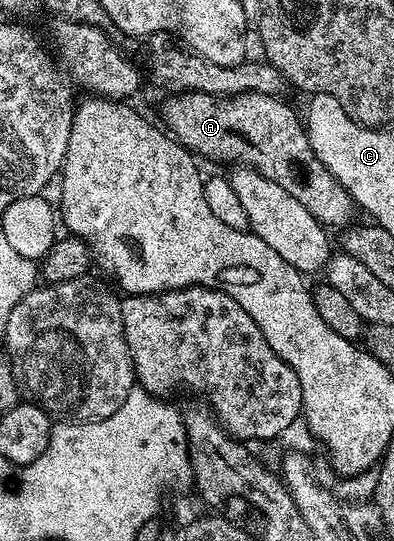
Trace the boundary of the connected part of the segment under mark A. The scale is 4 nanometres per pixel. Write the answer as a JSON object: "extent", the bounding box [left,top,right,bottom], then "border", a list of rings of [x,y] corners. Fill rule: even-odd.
{"extent":[160,91,354,229],"border":[[[185,91],[169,94],[165,99],[168,100],[160,107],[160,115],[165,123],[163,126],[177,143],[189,151],[197,156],[205,155],[208,159],[225,159],[228,165],[252,167],[262,173],[262,177],[274,181],[274,185],[282,185],[282,189],[286,189],[286,193],[290,193],[290,197],[294,197],[298,205],[302,205],[306,213],[310,213],[310,217],[318,220],[325,229],[343,229],[353,222],[354,204],[351,197],[344,186],[324,168],[322,161],[318,161],[301,116],[299,119],[295,109],[290,104],[283,103],[283,98],[259,95],[253,91],[231,97]]]}

